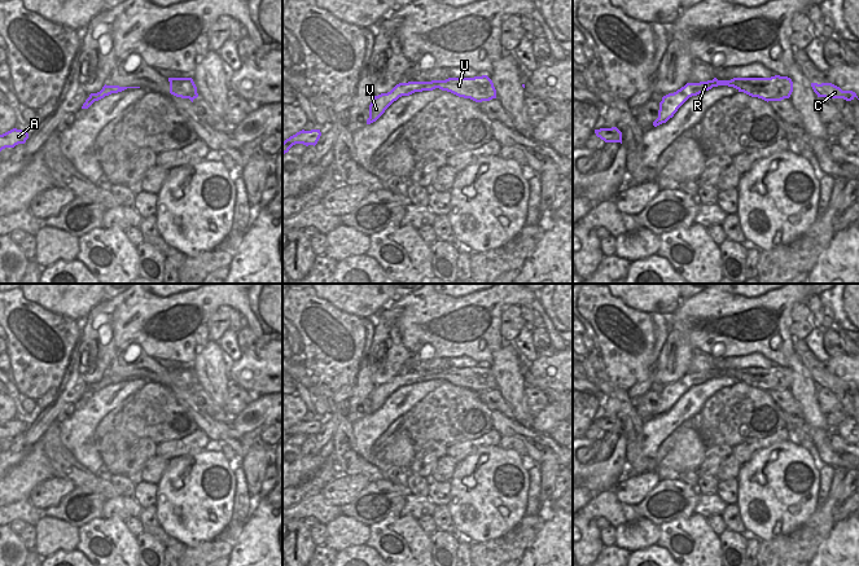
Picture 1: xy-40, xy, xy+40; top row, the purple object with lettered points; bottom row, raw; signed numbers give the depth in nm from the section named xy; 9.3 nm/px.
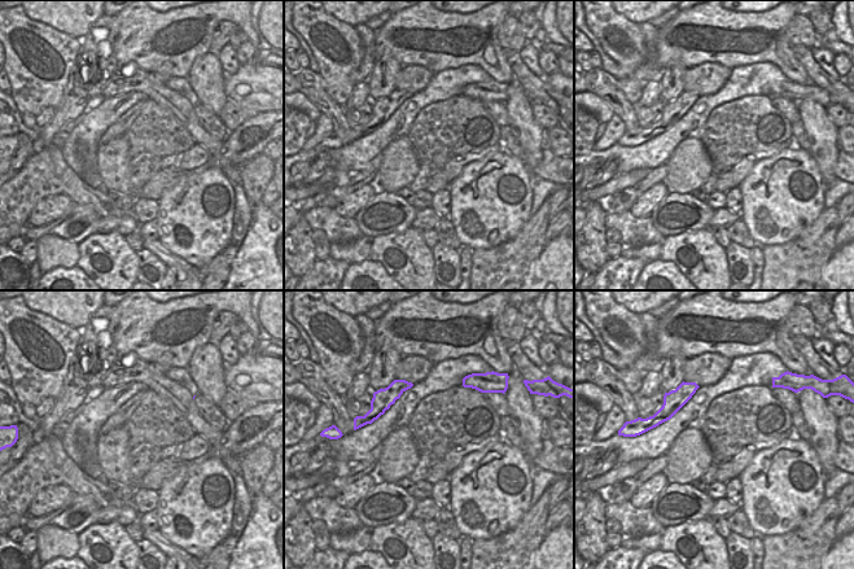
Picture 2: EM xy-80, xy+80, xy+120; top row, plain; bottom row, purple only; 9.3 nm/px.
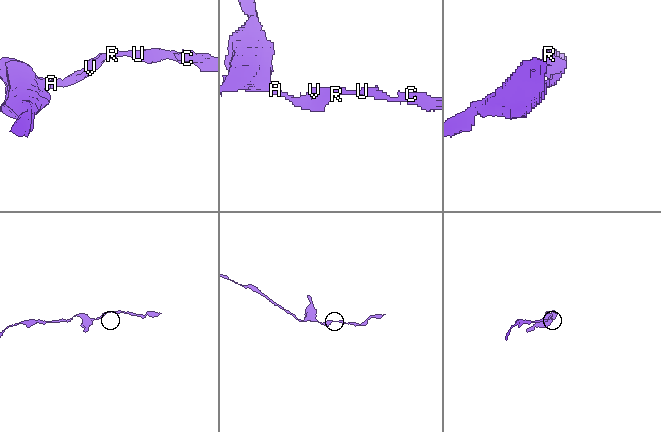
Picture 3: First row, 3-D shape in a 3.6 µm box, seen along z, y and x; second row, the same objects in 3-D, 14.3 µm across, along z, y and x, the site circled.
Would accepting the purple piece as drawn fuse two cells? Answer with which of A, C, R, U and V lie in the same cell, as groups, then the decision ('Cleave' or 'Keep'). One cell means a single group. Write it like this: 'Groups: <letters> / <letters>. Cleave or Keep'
Groups: A C R U V. Keep

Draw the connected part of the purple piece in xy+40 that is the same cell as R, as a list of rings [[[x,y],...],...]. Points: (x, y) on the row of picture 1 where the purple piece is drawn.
[[[780,75],[771,78],[733,78],[731,80],[718,80],[714,78],[707,82],[687,83],[676,92],[662,97],[662,101],[659,102],[658,118],[653,122],[653,126],[657,127],[666,123],[689,97],[704,93],[718,85],[733,87],[739,92],[762,98],[767,102],[789,98],[793,92],[792,79]]]

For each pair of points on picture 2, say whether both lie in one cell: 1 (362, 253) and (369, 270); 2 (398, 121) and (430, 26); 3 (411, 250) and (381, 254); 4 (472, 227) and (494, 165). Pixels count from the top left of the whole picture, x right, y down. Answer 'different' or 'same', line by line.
1: different
2: different
3: same
4: same

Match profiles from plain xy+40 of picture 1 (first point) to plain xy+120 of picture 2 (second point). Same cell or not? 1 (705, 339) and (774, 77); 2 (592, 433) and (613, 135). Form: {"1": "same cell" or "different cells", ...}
{"1": "different cells", "2": "same cell"}

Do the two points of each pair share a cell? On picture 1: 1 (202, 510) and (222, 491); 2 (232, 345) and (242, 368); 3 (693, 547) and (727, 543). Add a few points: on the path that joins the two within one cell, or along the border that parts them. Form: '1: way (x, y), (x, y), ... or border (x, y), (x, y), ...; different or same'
1: way (207, 505), (217, 496); same
2: border (242, 352), (231, 362); different
3: border (718, 536), (722, 552); different

